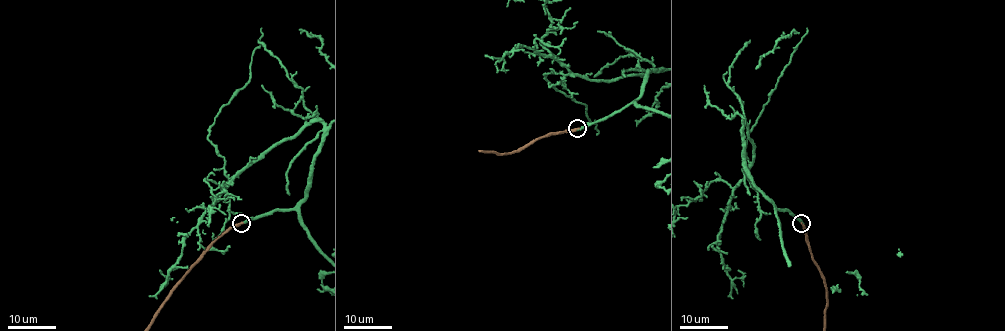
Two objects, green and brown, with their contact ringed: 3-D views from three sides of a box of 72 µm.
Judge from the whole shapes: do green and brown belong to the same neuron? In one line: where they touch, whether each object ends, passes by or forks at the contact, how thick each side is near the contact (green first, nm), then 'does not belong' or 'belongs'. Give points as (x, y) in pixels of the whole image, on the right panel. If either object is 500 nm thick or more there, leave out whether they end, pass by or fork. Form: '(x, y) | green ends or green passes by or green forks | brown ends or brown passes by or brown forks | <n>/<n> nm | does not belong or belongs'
(801, 223) | green ends | brown ends | 220/220 nm | does not belong

